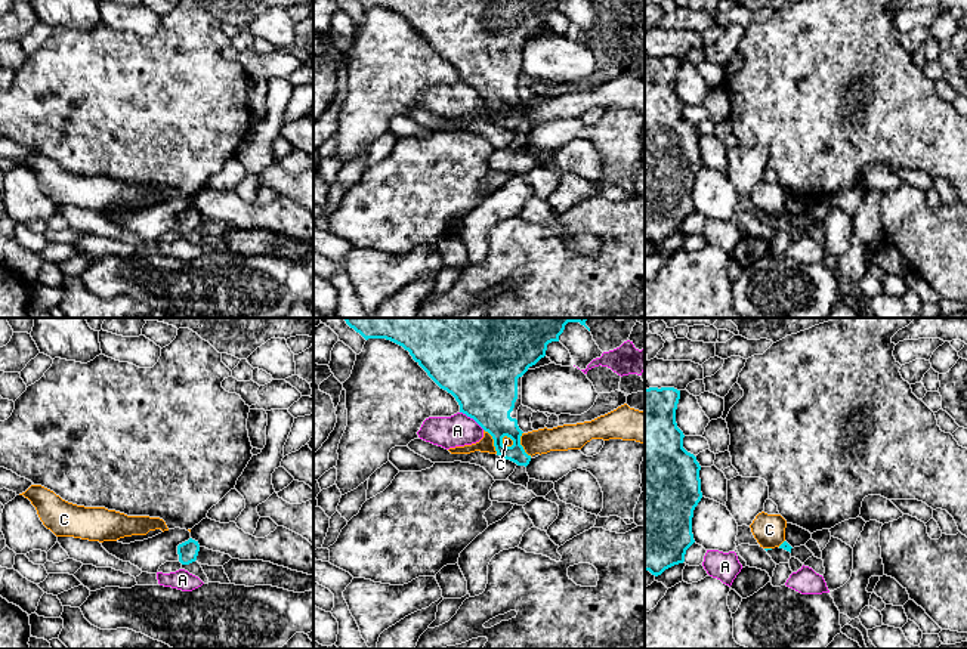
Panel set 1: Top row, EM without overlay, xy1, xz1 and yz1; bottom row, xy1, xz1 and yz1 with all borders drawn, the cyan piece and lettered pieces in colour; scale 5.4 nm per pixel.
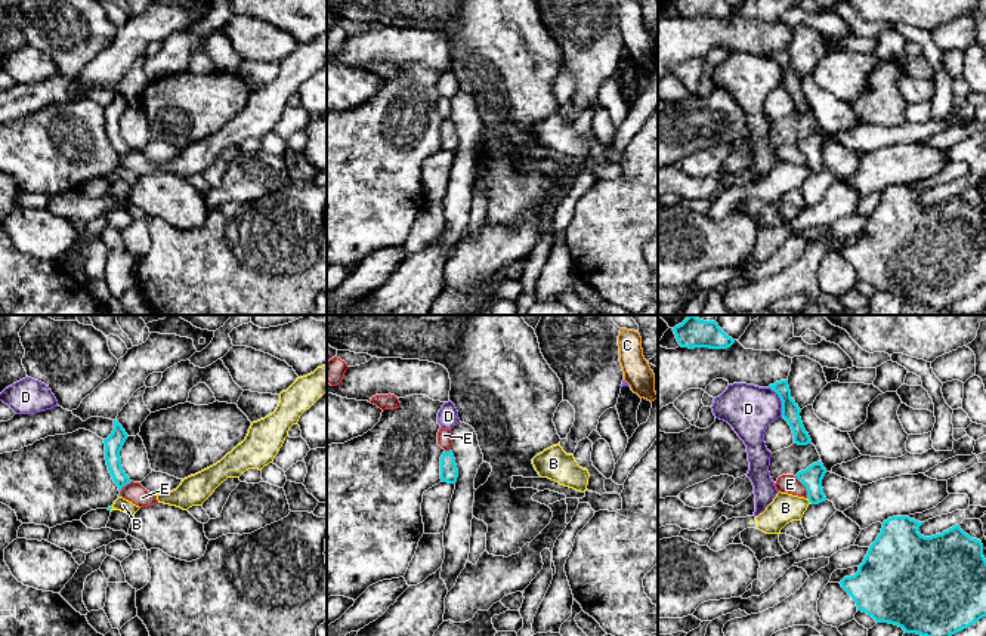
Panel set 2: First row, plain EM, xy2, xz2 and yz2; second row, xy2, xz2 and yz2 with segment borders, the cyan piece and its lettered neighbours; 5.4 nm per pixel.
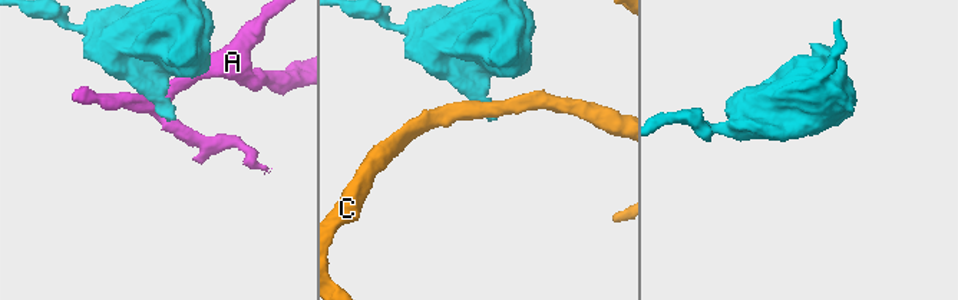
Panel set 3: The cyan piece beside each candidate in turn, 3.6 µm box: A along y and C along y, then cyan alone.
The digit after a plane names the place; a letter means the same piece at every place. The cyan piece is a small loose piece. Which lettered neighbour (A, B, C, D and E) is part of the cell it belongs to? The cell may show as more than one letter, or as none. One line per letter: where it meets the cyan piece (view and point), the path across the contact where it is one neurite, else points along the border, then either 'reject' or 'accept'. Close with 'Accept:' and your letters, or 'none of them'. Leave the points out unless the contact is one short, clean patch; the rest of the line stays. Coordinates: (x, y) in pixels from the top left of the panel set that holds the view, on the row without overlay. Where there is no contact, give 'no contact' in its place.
A: meets cyan in xz1 at (472, 86); reject
B: meets cyan in yz2 at (809, 169); border along yz2 (807, 166), (810, 170); reject
C: meets cyan in xz1 at (494, 110); border along xz1 (484, 98), (491, 105), (497, 121); reject
D: meets cyan in yz2 at (781, 68); border along yz2 (769, 55), (781, 70), (782, 85); reject
E: meets cyan in yz2 at (804, 154); border along yz2 (796, 144), (804, 156), (807, 166); reject
Accept: none of them

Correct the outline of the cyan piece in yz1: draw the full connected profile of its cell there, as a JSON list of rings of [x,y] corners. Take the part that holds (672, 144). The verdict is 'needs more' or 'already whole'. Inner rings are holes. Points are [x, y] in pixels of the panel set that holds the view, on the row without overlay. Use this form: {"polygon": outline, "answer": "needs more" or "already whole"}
{"polygon": [[[674,56],[645,58],[645,239],[658,245],[683,232],[686,219],[695,211],[693,179],[702,167],[696,126],[683,117],[683,101],[676,92],[680,59]]], "answer": "already whole"}

